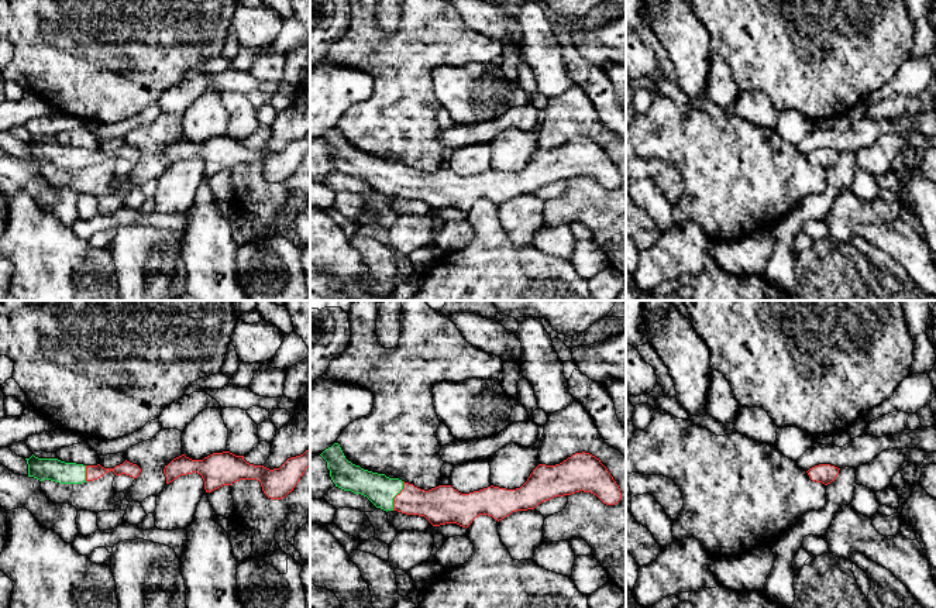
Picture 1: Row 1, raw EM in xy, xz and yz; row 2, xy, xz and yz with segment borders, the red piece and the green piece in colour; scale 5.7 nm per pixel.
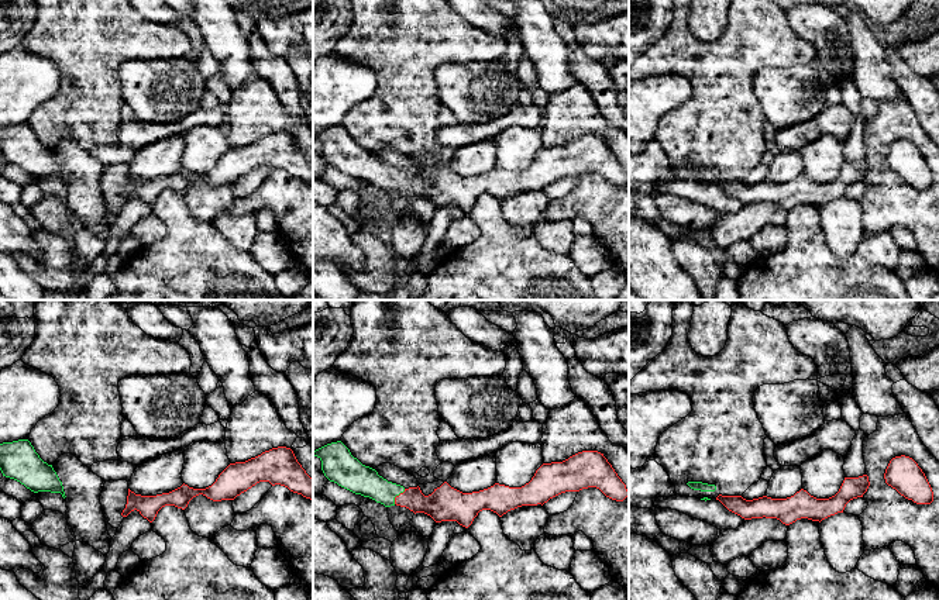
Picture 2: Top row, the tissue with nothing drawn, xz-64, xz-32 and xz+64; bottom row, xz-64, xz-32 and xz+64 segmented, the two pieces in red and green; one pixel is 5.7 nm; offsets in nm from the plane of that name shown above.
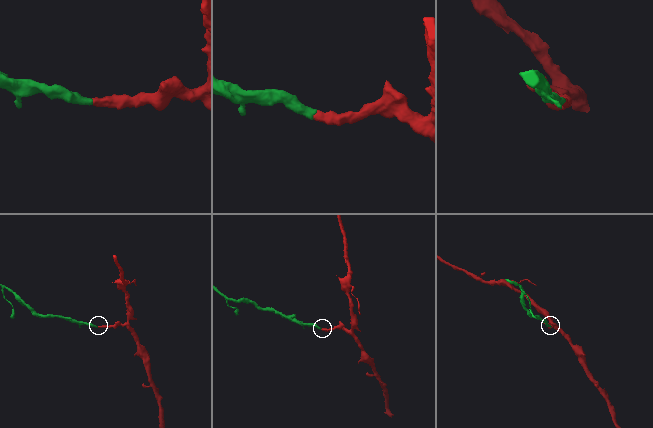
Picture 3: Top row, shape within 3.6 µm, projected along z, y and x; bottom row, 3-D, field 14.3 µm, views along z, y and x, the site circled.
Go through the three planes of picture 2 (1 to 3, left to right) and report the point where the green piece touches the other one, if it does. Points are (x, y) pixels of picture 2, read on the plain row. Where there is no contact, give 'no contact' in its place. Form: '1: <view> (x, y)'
1: no contact
2: xz-32 (396, 180)
3: no contact

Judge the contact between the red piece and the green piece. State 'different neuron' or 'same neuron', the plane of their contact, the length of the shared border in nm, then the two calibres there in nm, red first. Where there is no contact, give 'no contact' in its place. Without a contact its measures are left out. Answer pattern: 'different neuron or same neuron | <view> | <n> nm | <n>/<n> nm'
same neuron | xz | 180 nm | 220/170 nm

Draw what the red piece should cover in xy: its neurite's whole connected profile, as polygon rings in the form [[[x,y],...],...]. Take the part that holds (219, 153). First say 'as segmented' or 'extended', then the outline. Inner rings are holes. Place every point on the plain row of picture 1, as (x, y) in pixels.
as segmented | [[[310,133],[303,138],[288,142],[279,152],[269,154],[254,150],[230,135],[213,137],[203,144],[192,144],[185,138],[173,142],[164,152],[166,168],[180,159],[197,157],[204,165],[206,176],[240,164],[257,164],[264,178],[271,183],[282,183],[293,175],[300,161],[310,150]]]

